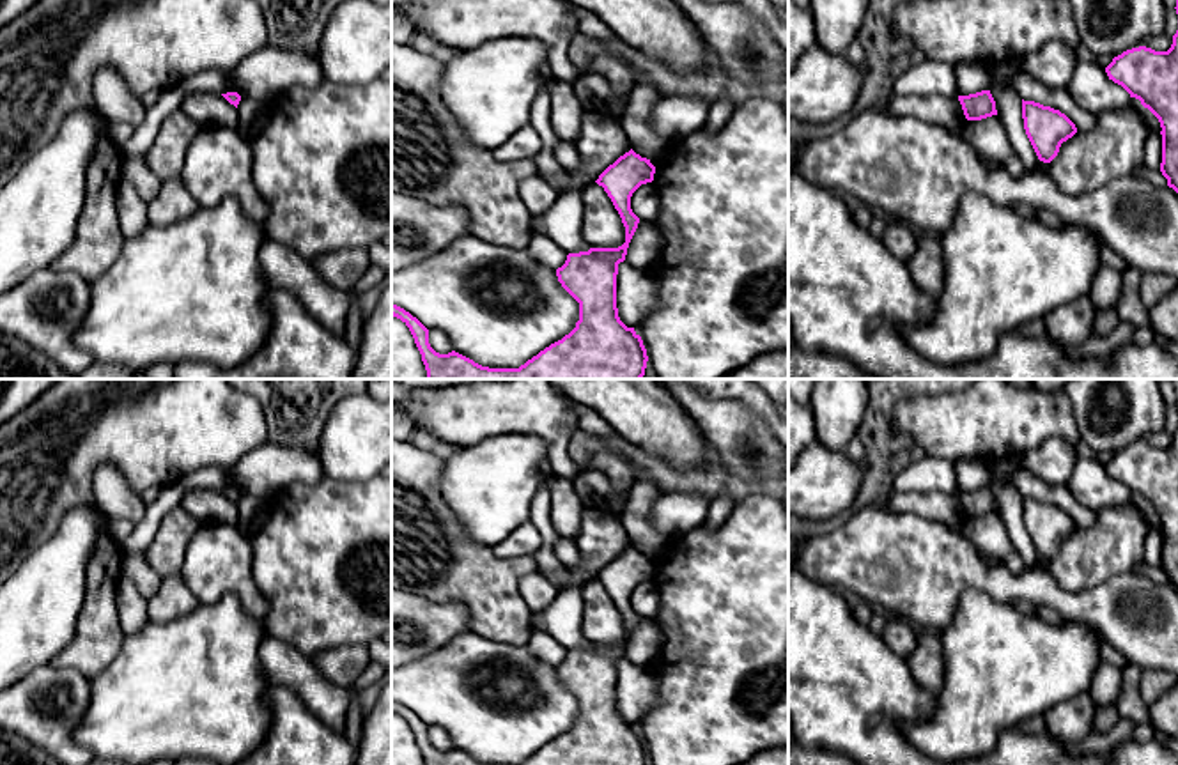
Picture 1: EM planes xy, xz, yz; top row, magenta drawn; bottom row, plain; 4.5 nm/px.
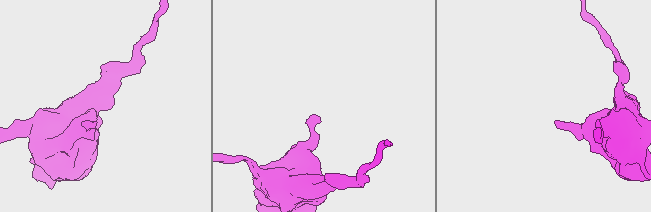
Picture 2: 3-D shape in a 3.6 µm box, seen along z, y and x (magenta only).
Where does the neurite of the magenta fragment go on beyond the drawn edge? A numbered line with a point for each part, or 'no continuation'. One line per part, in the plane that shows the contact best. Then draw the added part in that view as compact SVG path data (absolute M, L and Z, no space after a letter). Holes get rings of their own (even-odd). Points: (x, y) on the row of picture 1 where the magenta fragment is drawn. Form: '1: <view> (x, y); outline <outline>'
no continuation

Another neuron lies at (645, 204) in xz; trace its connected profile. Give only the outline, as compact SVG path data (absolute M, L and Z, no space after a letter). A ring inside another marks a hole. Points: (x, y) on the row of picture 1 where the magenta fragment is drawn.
M654 182L641 184L631 197L632 212L643 220L654 223L661 211L661 202Z

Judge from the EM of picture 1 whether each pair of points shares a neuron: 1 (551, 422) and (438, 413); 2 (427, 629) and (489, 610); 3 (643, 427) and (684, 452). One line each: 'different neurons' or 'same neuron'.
1: same neuron
2: different neurons
3: same neuron

